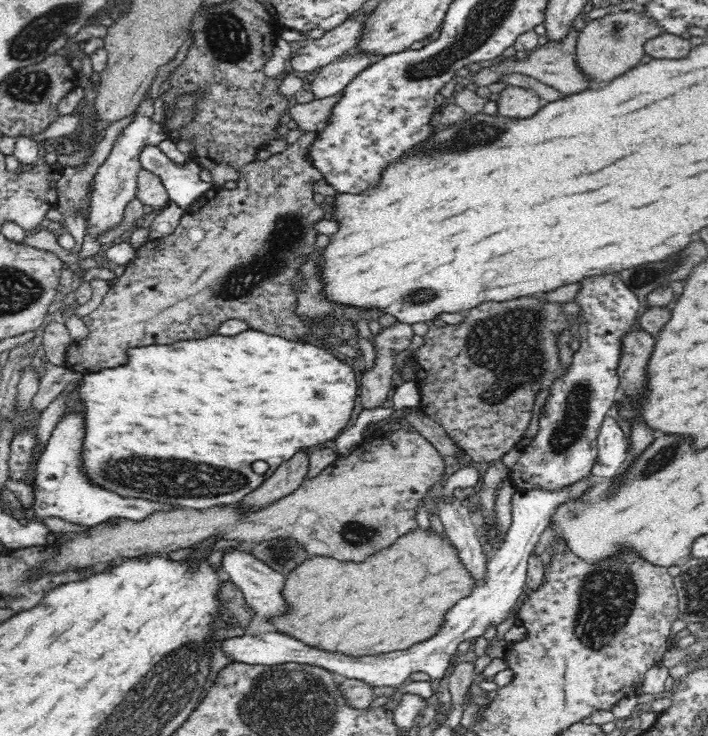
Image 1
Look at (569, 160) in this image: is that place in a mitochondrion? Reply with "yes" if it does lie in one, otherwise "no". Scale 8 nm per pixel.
no

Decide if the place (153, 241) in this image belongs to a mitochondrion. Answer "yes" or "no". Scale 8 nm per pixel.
no

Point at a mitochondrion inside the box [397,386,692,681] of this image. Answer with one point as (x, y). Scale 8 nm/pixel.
(608, 595)

